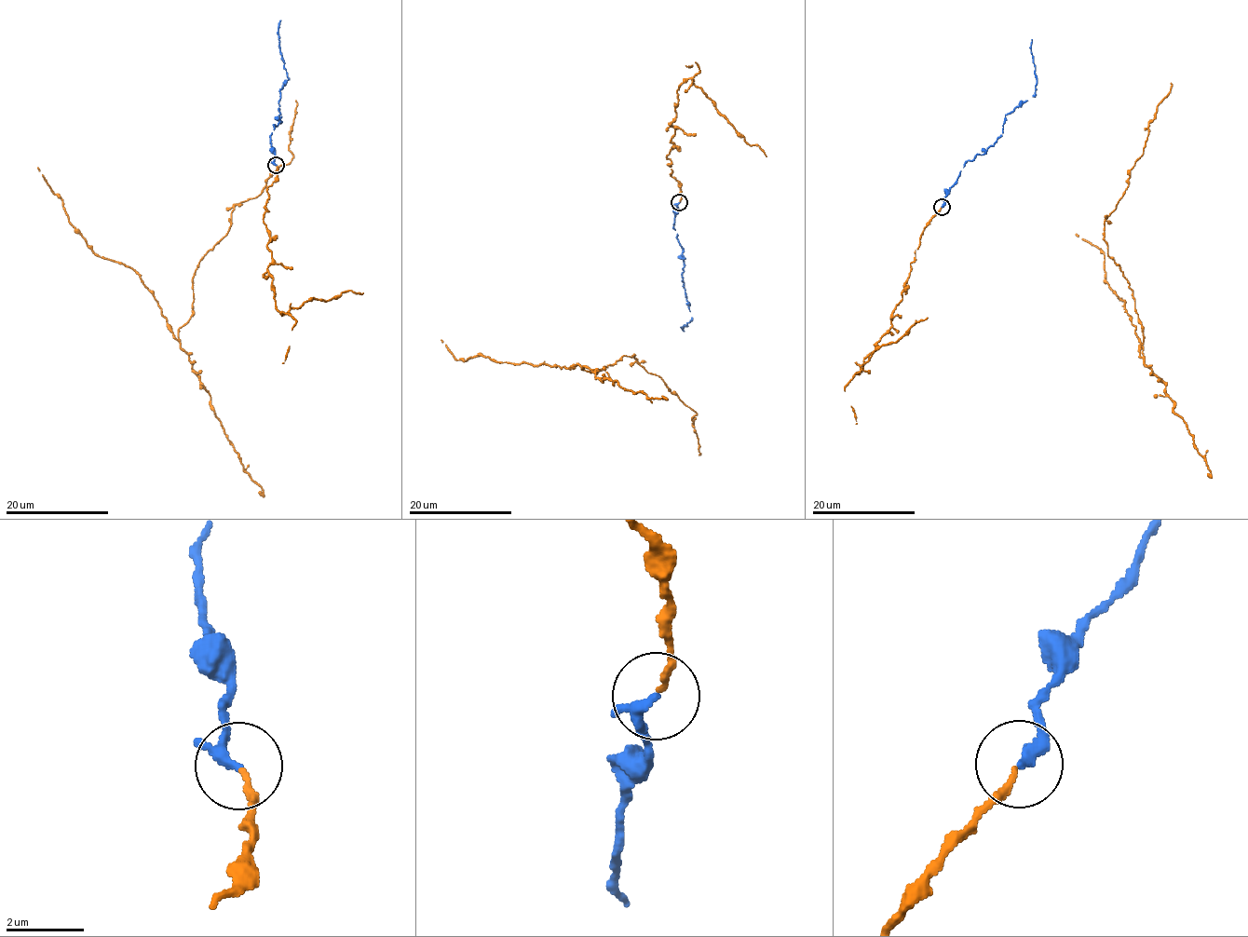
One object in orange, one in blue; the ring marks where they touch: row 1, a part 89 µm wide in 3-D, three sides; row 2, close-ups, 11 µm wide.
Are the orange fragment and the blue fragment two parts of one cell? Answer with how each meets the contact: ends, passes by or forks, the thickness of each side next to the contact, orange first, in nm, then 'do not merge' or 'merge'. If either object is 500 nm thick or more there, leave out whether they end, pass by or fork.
orange ends | blue passes by | 160/240 nm | merge

